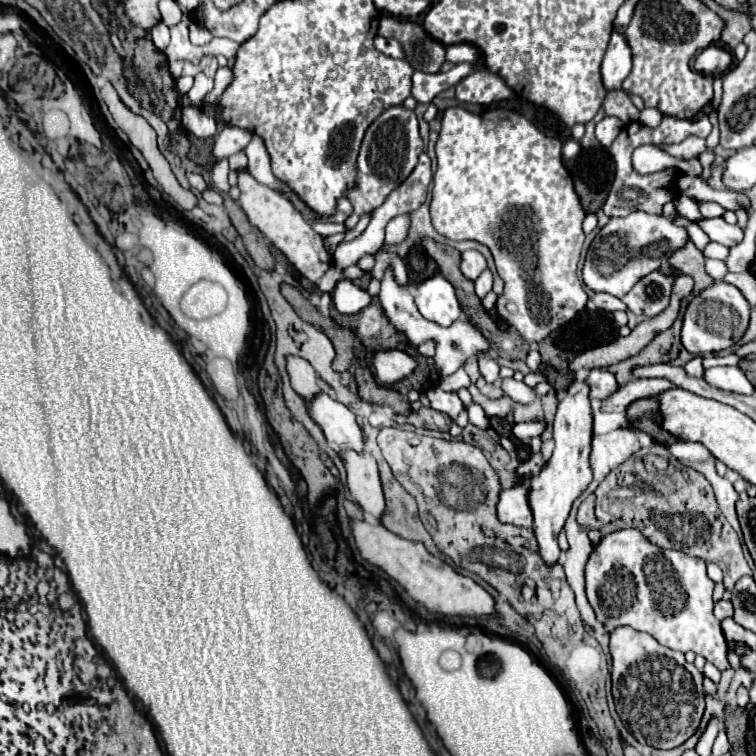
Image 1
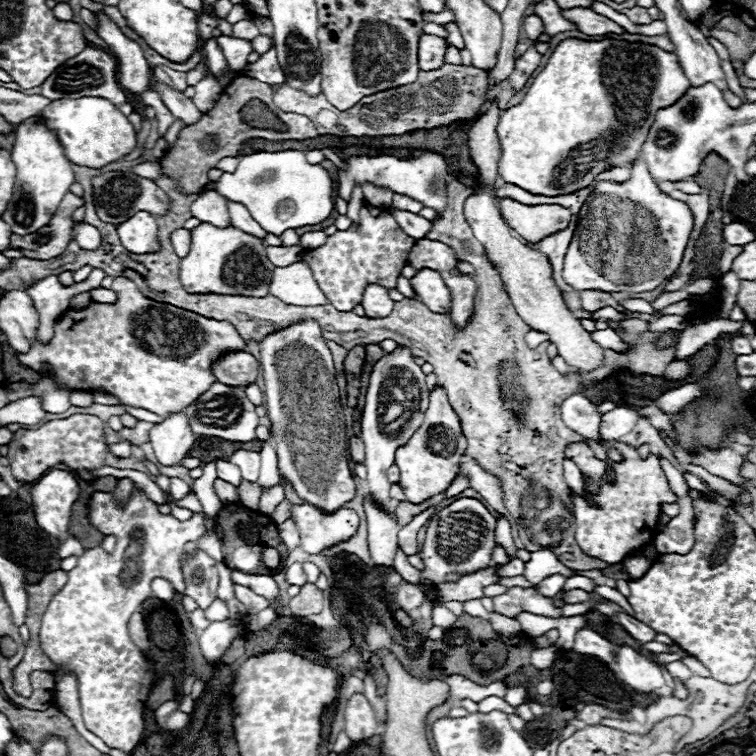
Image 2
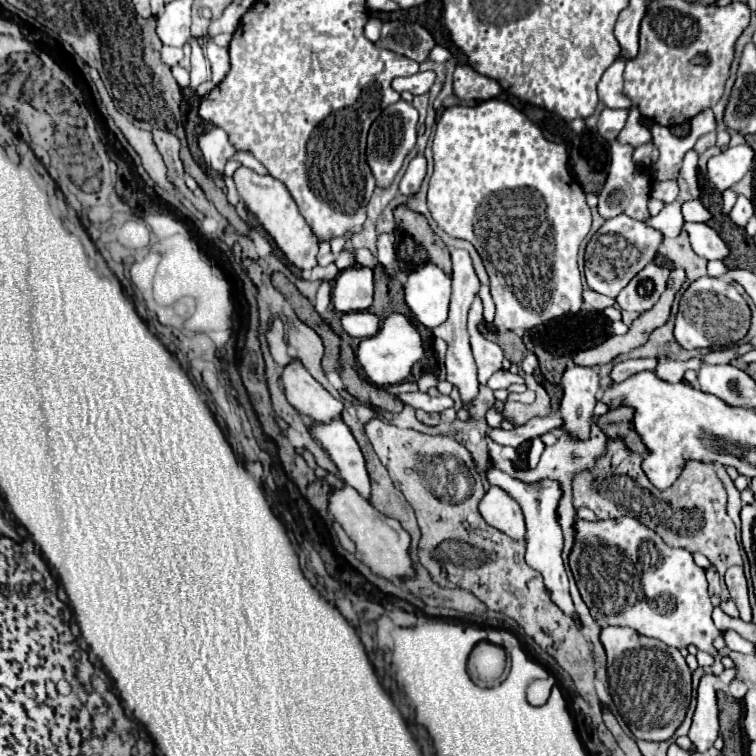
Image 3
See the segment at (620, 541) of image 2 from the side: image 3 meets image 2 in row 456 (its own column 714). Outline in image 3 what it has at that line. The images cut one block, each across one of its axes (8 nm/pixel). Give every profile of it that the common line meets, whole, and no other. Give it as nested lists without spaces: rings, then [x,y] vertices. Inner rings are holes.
[[[634,516],[596,522],[576,520],[576,544],[570,552],[570,568],[592,618],[600,626],[630,626],[638,634],[662,640],[672,648],[686,648],[694,644],[710,656],[718,654],[712,642],[720,636],[720,630],[712,622],[714,606],[708,596],[704,568],[696,566],[688,550],[670,548],[654,530],[640,524]]]

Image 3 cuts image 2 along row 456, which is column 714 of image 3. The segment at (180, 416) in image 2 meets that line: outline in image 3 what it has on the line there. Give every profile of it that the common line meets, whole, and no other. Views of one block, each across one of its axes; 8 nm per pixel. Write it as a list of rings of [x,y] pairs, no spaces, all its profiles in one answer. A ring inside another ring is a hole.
[[[748,144],[726,148],[724,152],[708,160],[708,180],[720,192],[724,192],[744,178],[744,174],[752,168],[752,160],[754,150]]]

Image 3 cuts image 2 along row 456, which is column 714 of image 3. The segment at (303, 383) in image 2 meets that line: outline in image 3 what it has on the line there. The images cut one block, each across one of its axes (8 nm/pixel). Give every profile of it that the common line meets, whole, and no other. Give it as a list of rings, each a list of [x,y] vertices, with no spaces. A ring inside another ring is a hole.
[[[704,276],[692,282],[690,288],[682,294],[674,336],[684,350],[720,348],[740,342],[746,336],[748,326],[750,326],[750,308],[736,290],[736,286],[726,278]]]

